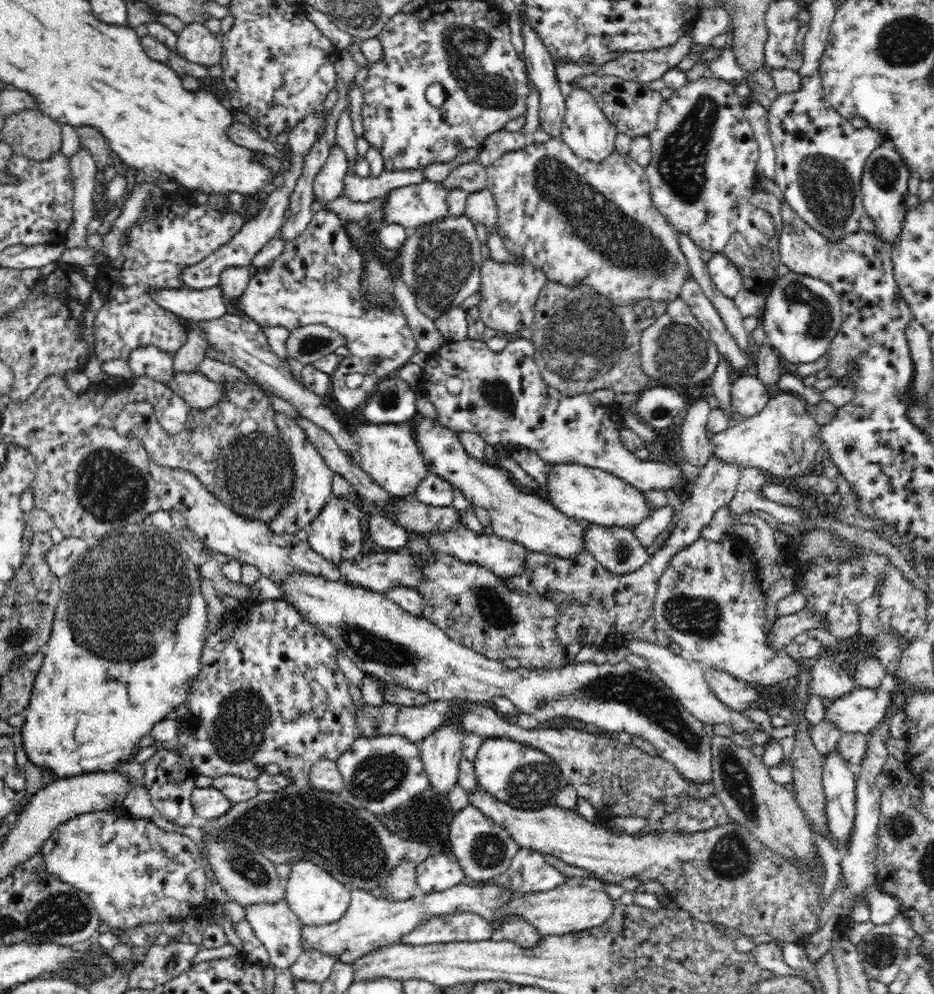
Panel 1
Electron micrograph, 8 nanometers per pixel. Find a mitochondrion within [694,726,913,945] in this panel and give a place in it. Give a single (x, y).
(730, 859)

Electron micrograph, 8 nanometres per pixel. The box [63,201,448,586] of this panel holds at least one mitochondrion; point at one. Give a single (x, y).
(109, 488)

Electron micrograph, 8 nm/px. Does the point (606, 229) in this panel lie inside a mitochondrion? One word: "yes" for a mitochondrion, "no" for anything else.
yes

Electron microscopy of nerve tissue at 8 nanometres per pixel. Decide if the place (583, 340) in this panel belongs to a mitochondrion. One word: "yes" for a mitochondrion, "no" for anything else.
yes

